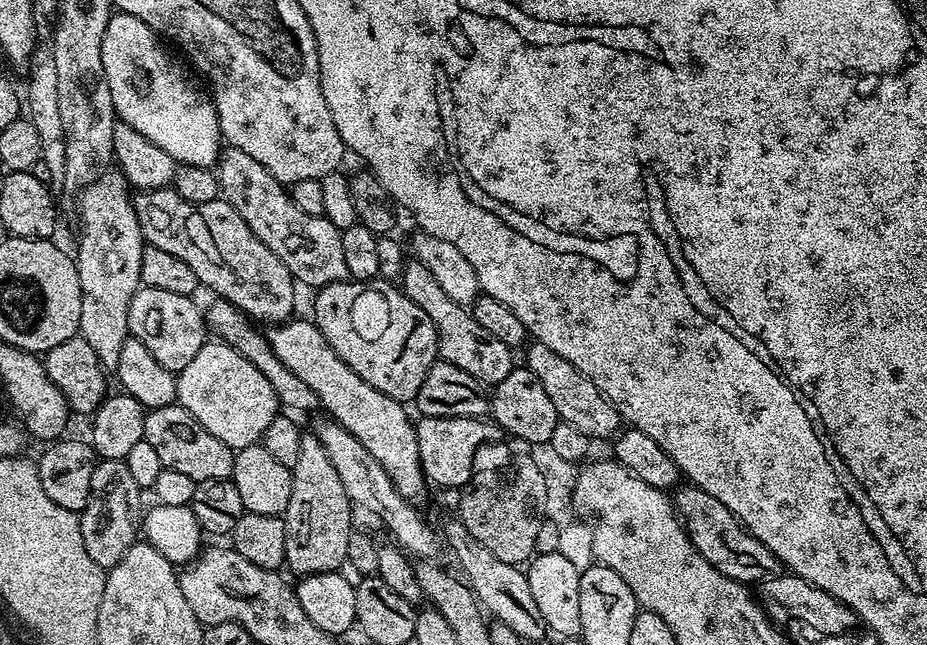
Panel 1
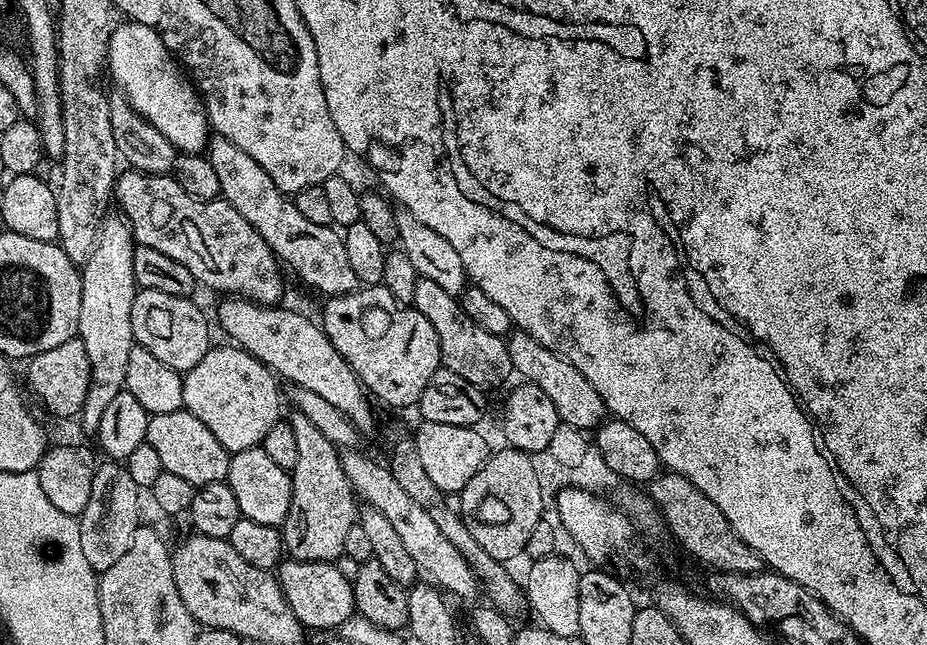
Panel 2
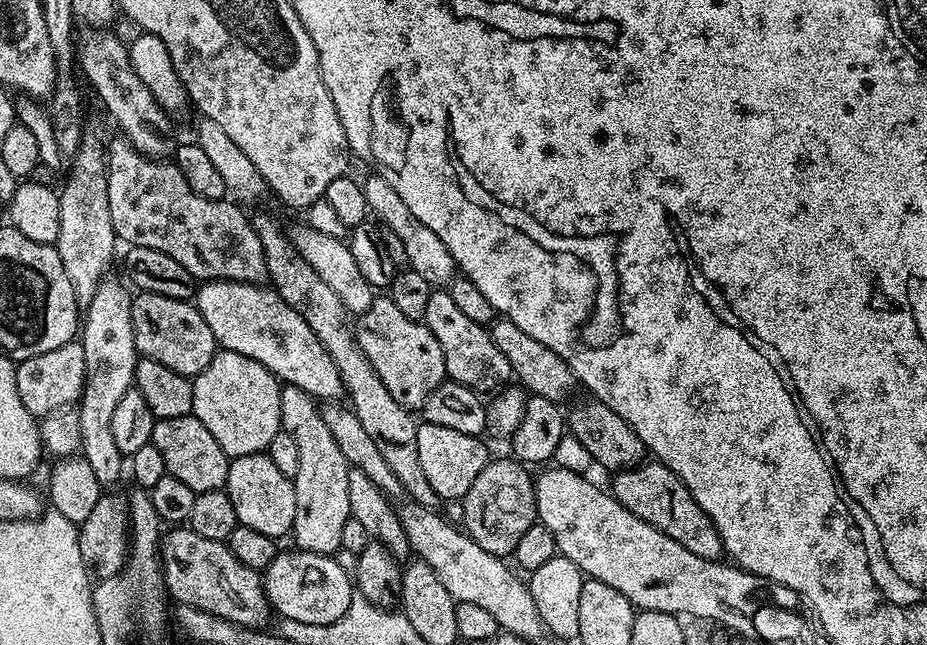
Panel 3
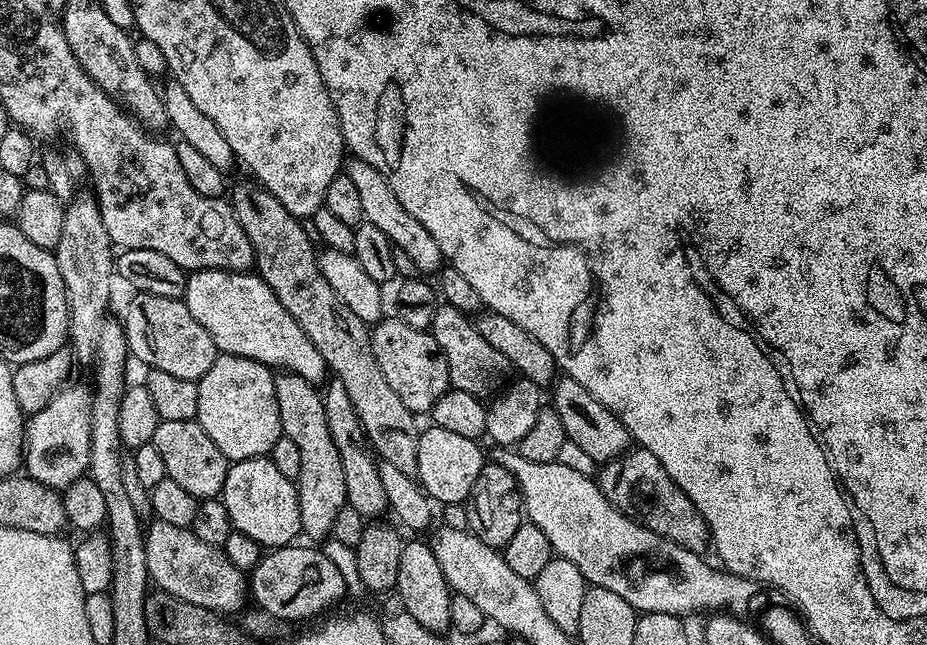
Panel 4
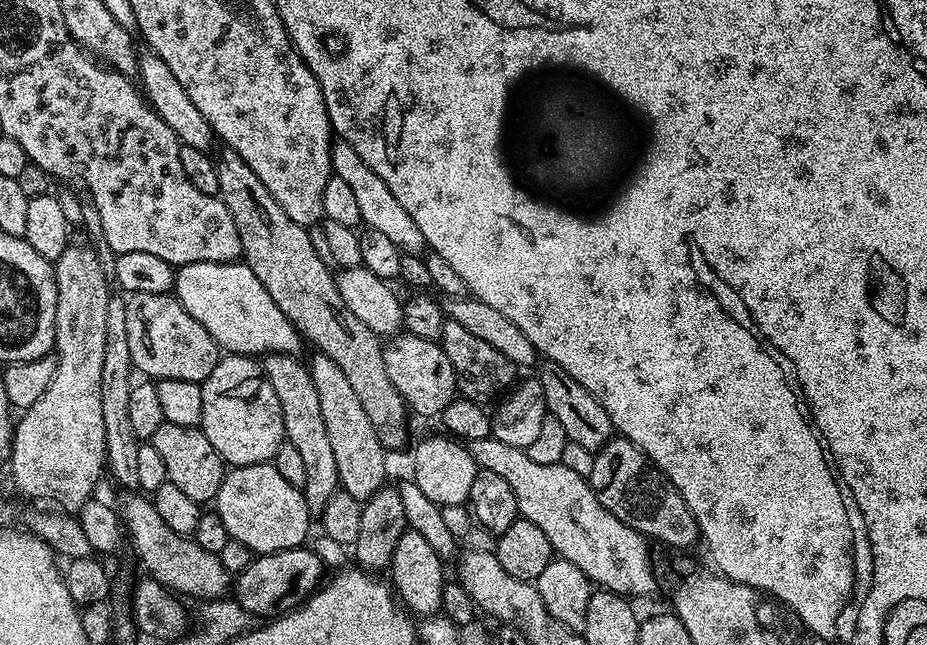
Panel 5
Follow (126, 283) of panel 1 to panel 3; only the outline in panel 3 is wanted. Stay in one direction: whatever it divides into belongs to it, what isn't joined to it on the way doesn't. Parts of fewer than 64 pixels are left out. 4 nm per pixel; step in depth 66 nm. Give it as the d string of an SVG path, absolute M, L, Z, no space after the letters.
M111 278L105 279L96 287L94 298L86 305L86 311L82 316L82 343L86 354L86 378L84 379L84 393L78 401L80 413L80 452L84 460L90 462L94 469L94 478L98 478L101 486L112 484L120 476L120 471L125 471L126 460L121 456L118 445L114 443L114 433L110 431L110 421L114 418L114 410L118 407L118 401L122 394L126 394L128 388L134 384L134 370L138 353L134 342L134 326L132 325L133 297L128 296L129 289L123 283L119 284Z

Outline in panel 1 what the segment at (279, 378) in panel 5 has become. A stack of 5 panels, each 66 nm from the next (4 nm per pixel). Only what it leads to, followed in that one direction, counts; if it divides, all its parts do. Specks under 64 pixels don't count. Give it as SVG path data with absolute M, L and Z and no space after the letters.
M314 434L302 438L302 454L292 469L290 502L282 513L286 526L287 571L297 572L297 577L313 576L323 572L334 572L345 567L350 546L350 534L354 531L352 523L353 503L338 478L338 470L330 463L322 442Z

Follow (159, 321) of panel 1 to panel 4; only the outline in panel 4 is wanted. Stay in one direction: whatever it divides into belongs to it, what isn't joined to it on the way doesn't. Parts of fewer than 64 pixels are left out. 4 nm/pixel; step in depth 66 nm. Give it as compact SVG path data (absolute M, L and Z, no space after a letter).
M145 292L133 295L128 313L122 316L124 333L128 339L128 351L149 369L166 370L177 378L199 382L216 361L217 351L210 334L202 330L198 318L190 314L183 299L158 298Z

